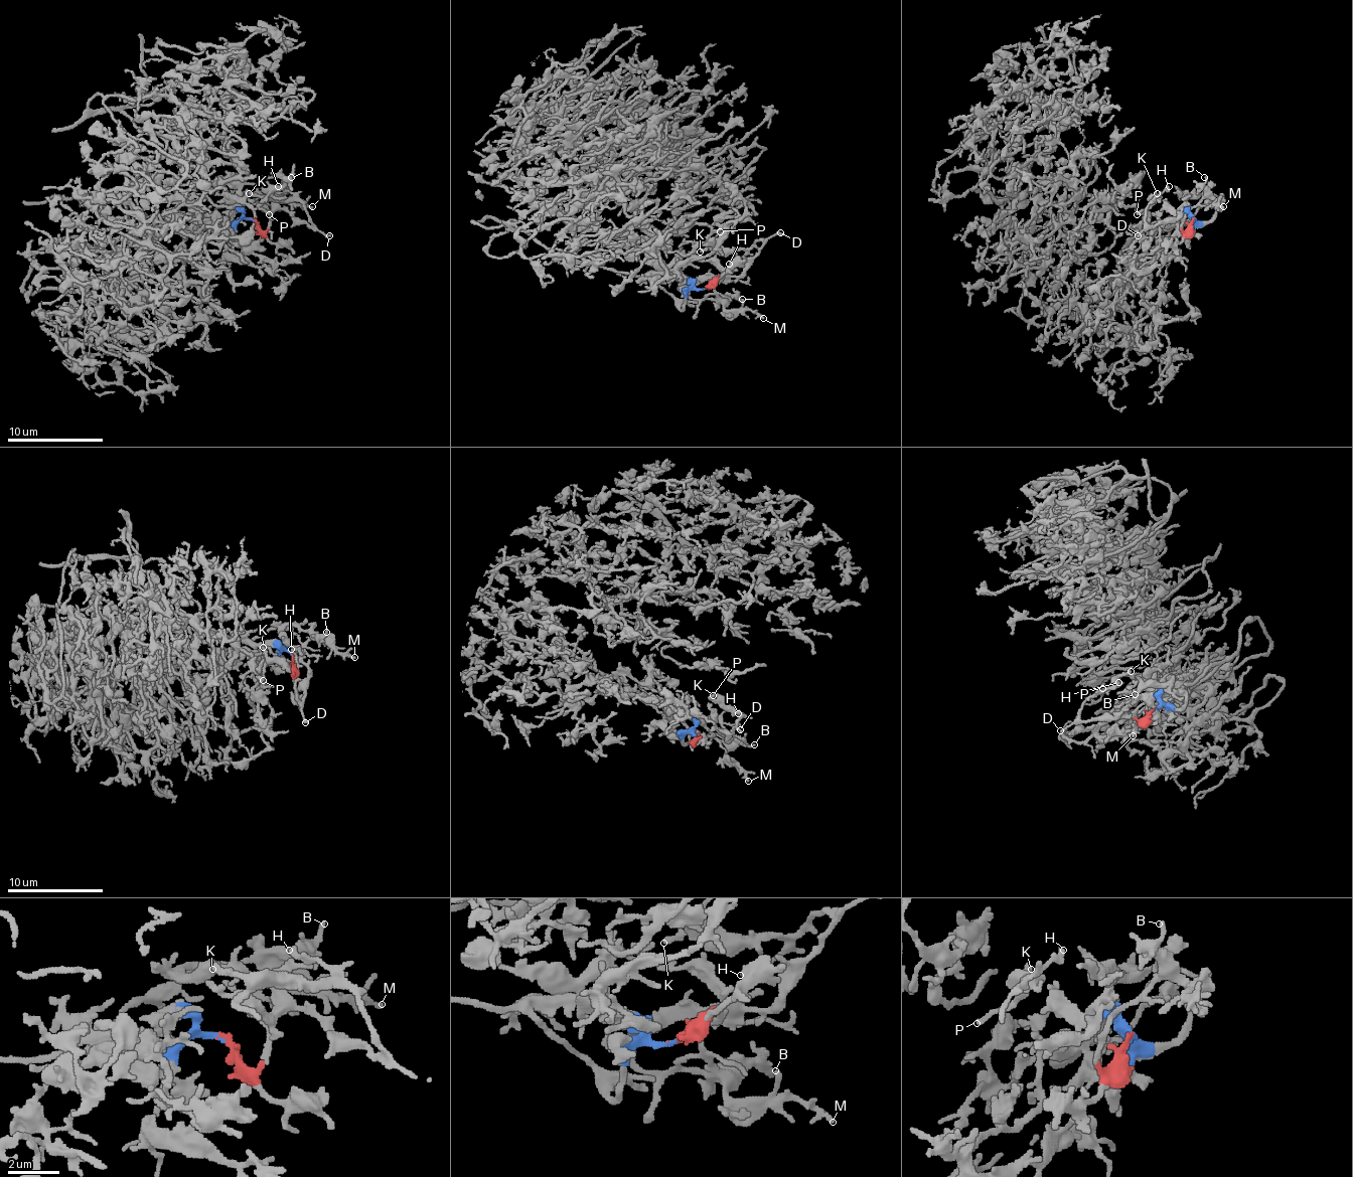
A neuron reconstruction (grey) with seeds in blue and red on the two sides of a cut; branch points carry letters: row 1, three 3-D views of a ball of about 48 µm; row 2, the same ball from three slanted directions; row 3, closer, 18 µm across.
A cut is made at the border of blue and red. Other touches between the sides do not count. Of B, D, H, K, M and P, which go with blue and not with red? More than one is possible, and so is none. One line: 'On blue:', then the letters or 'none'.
On blue: none

